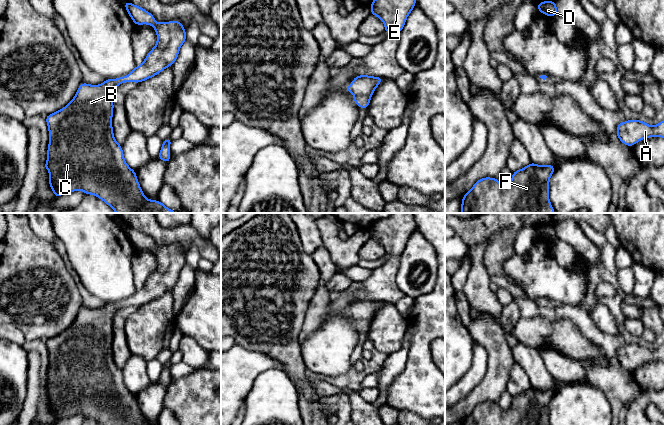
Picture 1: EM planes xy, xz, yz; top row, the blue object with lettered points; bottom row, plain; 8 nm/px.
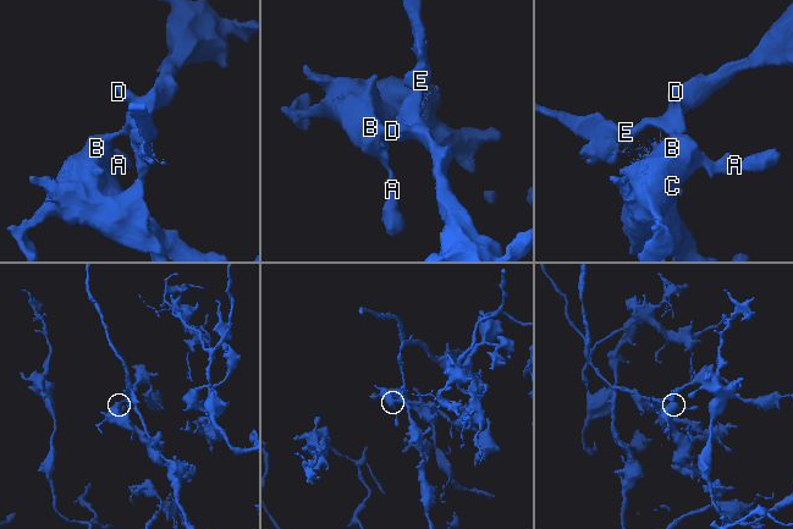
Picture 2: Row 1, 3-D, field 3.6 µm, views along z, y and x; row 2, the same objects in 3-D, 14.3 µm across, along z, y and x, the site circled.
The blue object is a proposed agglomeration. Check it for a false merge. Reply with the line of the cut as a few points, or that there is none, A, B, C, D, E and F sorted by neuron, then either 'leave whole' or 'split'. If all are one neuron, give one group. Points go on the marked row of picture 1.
cut none; groups A B C D E F; leave whole

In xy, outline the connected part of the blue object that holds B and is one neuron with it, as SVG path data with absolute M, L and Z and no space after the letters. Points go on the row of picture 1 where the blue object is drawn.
M124 1L125 8L135 25L153 26L157 43L147 54L144 62L136 66L127 76L106 79L99 85L80 84L70 103L53 114L47 115L49 145L47 162L43 167L49 171L49 185L54 198L76 190L92 194L116 213L177 213L158 200L148 200L141 190L136 171L124 160L122 146L115 140L112 128L113 100L110 96L116 87L128 80L140 83L154 77L176 61L180 47L186 41L186 30L179 21L157 23L145 9Z

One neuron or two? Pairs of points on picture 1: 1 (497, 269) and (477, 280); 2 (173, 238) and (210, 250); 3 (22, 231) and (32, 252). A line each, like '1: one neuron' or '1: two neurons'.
1: two neurons
2: one neuron
3: one neuron

